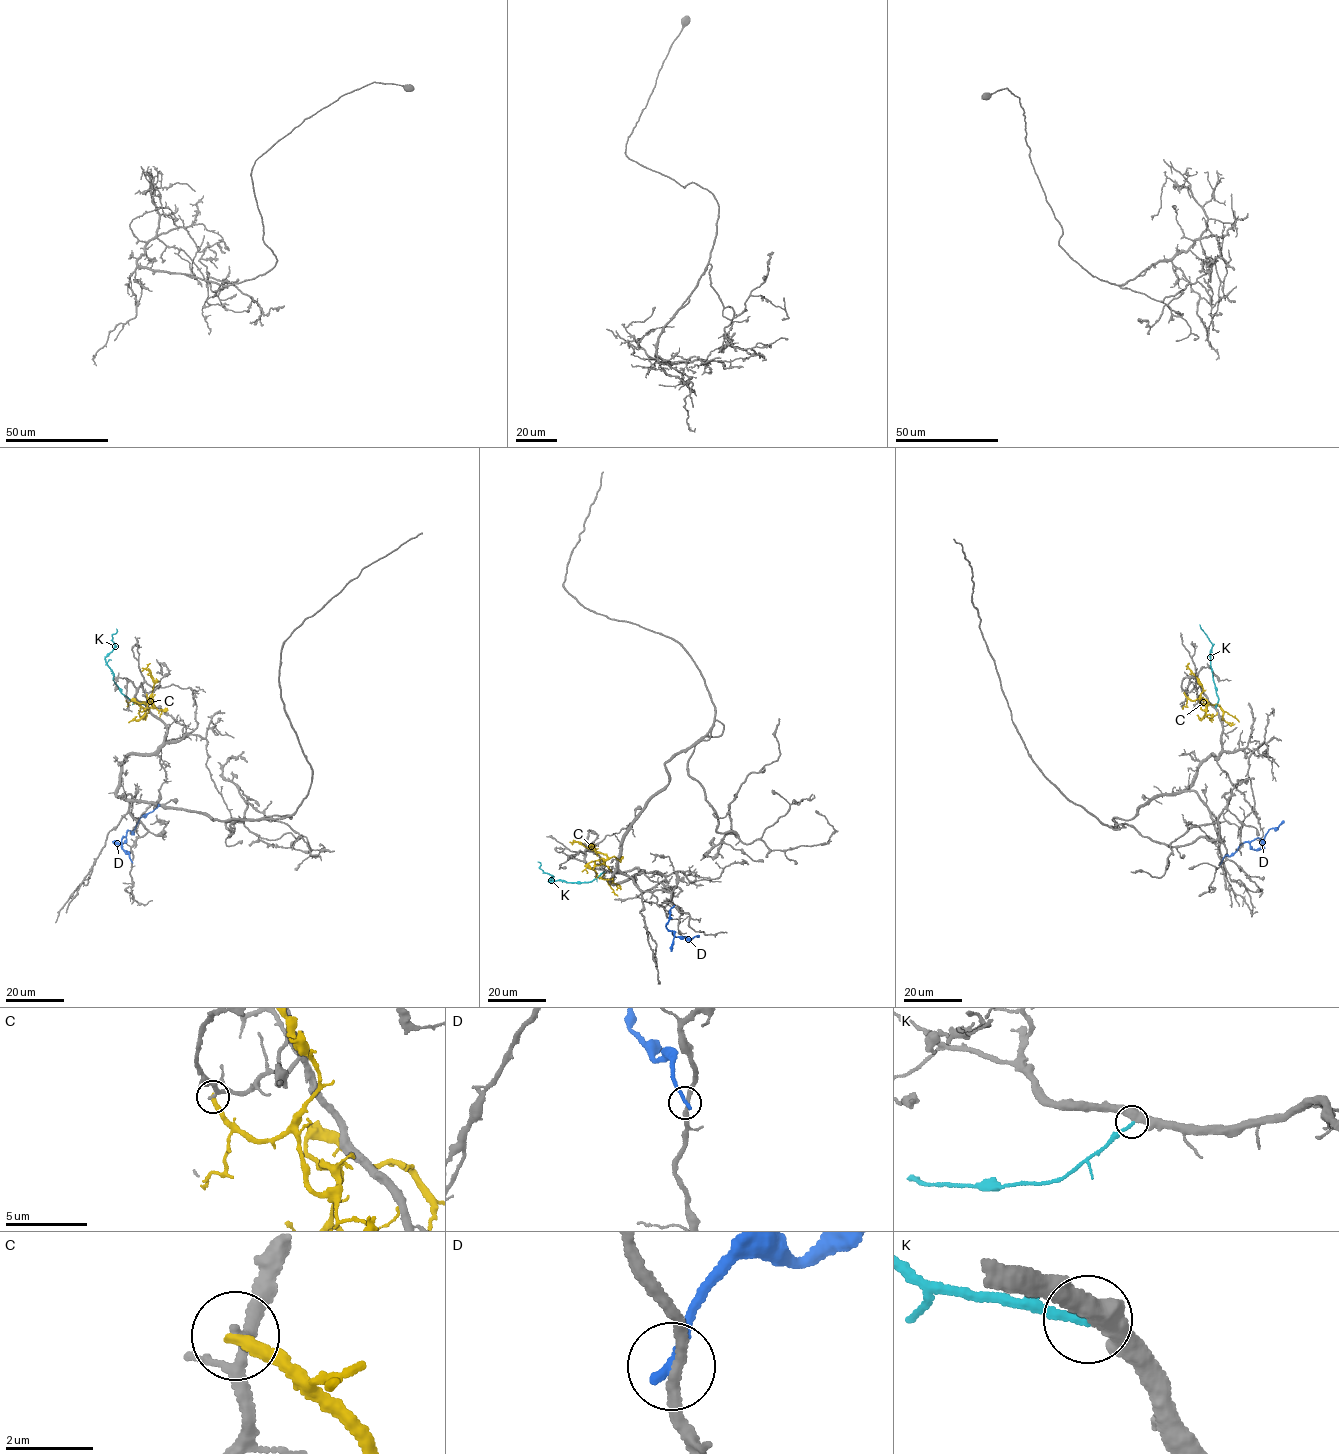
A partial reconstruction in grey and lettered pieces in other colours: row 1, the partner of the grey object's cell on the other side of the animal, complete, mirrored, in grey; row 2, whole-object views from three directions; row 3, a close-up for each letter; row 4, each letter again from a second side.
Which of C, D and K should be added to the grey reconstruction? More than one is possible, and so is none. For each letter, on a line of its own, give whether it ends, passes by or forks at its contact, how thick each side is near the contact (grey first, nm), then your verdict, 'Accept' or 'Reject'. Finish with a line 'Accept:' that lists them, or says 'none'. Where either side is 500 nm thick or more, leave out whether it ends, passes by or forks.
C: It ends there. Thickness 200 nm (grey) against 280 nm. Reject
D: It ends there. Thickness 240 nm (grey) against 240 nm. Reject
K: It ends there. Thickness 480 nm (grey) against 200 nm. Reject
Accept: none

